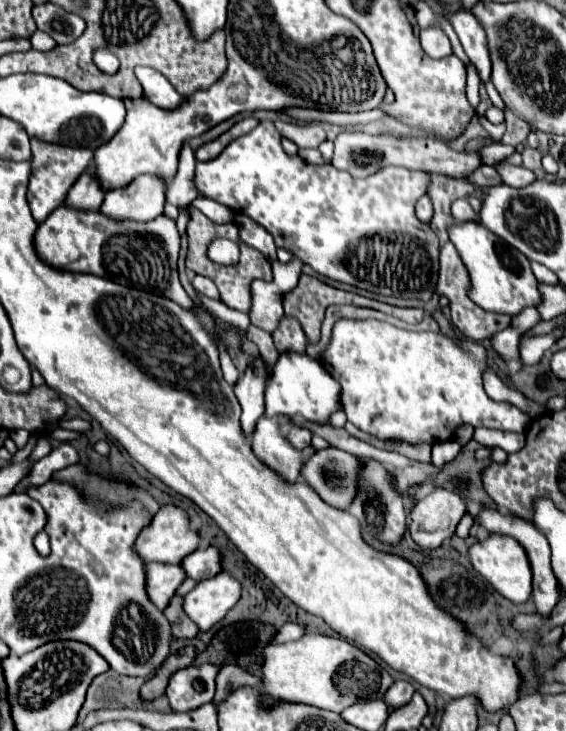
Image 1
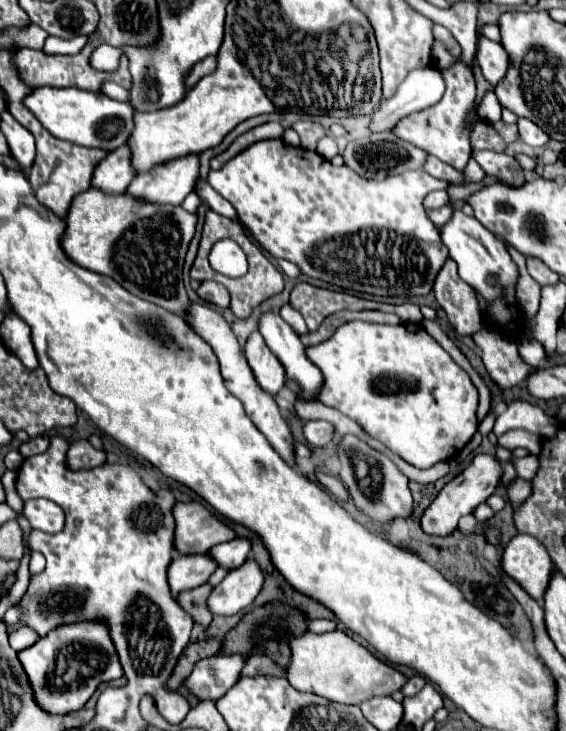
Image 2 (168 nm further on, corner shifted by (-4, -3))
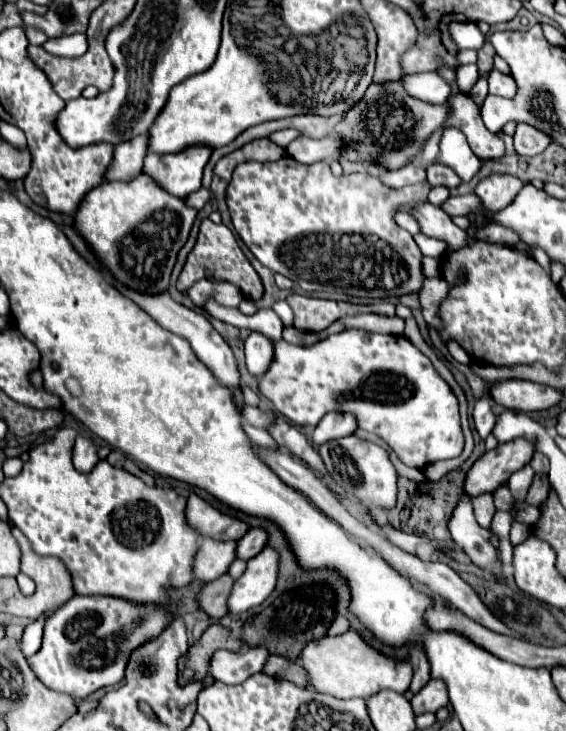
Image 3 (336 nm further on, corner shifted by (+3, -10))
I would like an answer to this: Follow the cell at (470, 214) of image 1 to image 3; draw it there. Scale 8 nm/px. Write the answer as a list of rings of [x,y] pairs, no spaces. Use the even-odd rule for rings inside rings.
[[[398,211],[398,213],[396,213],[396,223],[398,223],[400,227],[404,227],[404,229],[406,229],[408,233],[412,233],[412,235],[420,233],[418,221],[416,221],[408,211]]]

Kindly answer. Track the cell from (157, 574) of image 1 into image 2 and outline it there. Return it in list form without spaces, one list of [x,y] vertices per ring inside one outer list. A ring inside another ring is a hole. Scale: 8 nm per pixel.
[[[177,554],[169,566],[169,586],[177,596],[183,590],[197,588],[209,580],[217,570],[217,562],[209,554]]]

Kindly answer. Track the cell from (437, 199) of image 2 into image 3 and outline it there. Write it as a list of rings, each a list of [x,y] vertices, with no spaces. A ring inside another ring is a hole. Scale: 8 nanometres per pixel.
[[[434,187],[432,193],[428,195],[428,201],[436,207],[440,207],[448,199],[448,187]]]

